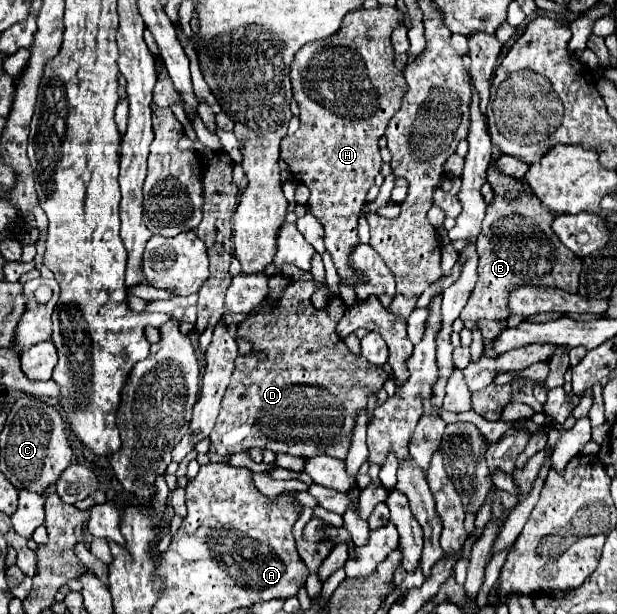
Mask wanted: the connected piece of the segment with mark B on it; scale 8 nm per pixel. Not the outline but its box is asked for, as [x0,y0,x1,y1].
[461,145,581,357]

